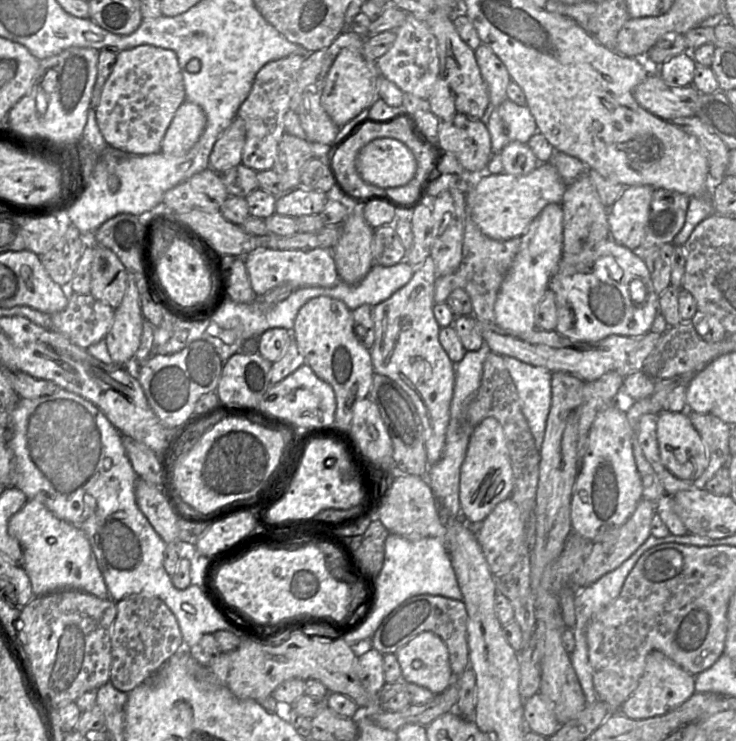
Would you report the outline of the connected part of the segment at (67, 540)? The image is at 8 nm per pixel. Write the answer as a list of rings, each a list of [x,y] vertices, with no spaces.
[[[27,500],[10,518],[8,533],[20,543],[23,552],[22,568],[30,579],[34,595],[45,595],[58,590],[81,590],[100,599],[109,599],[105,581],[86,535],[70,523],[57,518],[39,501]]]

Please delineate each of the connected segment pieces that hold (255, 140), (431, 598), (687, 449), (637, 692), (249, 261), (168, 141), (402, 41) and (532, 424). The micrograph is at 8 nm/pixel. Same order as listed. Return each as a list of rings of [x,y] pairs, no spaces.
[[[291,54],[266,63],[256,74],[248,97],[240,105],[237,115],[245,122],[246,136],[241,163],[255,171],[273,168],[278,144],[284,134],[284,115],[289,110],[290,100],[305,56]]]
[[[416,595],[400,604],[381,622],[369,640],[369,645],[382,655],[394,654],[420,633],[431,631],[446,644],[451,671],[457,677],[470,666],[467,621],[468,615],[463,600],[455,600],[441,595]]]
[[[664,410],[657,415],[657,439],[663,466],[677,479],[695,481],[708,466],[708,450],[688,414]]]
[[[654,650],[646,657],[643,675],[619,712],[631,719],[647,719],[670,712],[695,693],[695,676],[685,671],[662,652]]]
[[[257,248],[244,257],[251,287],[257,296],[264,295],[278,285],[290,285],[293,289],[304,287],[330,288],[339,283],[340,277],[332,256],[332,248],[310,250],[278,250]]]
[[[185,100],[177,109],[161,144],[161,151],[167,155],[186,154],[198,141],[206,126],[203,109]]]
[[[407,14],[405,21],[395,31],[396,39],[392,47],[376,60],[379,73],[394,82],[403,93],[428,100],[439,74],[437,40],[428,26],[412,14]]]
[[[508,355],[502,358],[517,389],[521,410],[533,435],[535,446],[540,451],[551,407],[552,372]]]

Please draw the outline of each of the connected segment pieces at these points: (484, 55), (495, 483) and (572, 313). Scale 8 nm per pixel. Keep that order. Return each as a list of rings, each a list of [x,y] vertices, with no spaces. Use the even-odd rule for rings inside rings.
[[[485,44],[474,50],[474,56],[481,76],[487,86],[490,108],[496,107],[506,98],[506,90],[511,82],[510,75],[499,57]]]
[[[485,418],[471,433],[461,466],[459,501],[462,518],[468,524],[481,524],[498,503],[510,497],[512,489],[513,470],[503,428],[495,418]]]
[[[611,237],[578,254],[563,255],[549,282],[549,290],[555,294],[557,307],[555,331],[573,341],[596,342],[610,335],[641,336],[650,331],[659,313],[659,295],[654,289],[650,272],[641,253],[618,244]],[[636,279],[644,282],[647,288],[647,299],[642,305],[634,304],[629,295],[630,283]]]

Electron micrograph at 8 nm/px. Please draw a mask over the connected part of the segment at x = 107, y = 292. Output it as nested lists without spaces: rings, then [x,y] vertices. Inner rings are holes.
[[[95,245],[90,274],[90,295],[117,309],[122,303],[128,279],[128,272],[117,255],[106,247]]]

